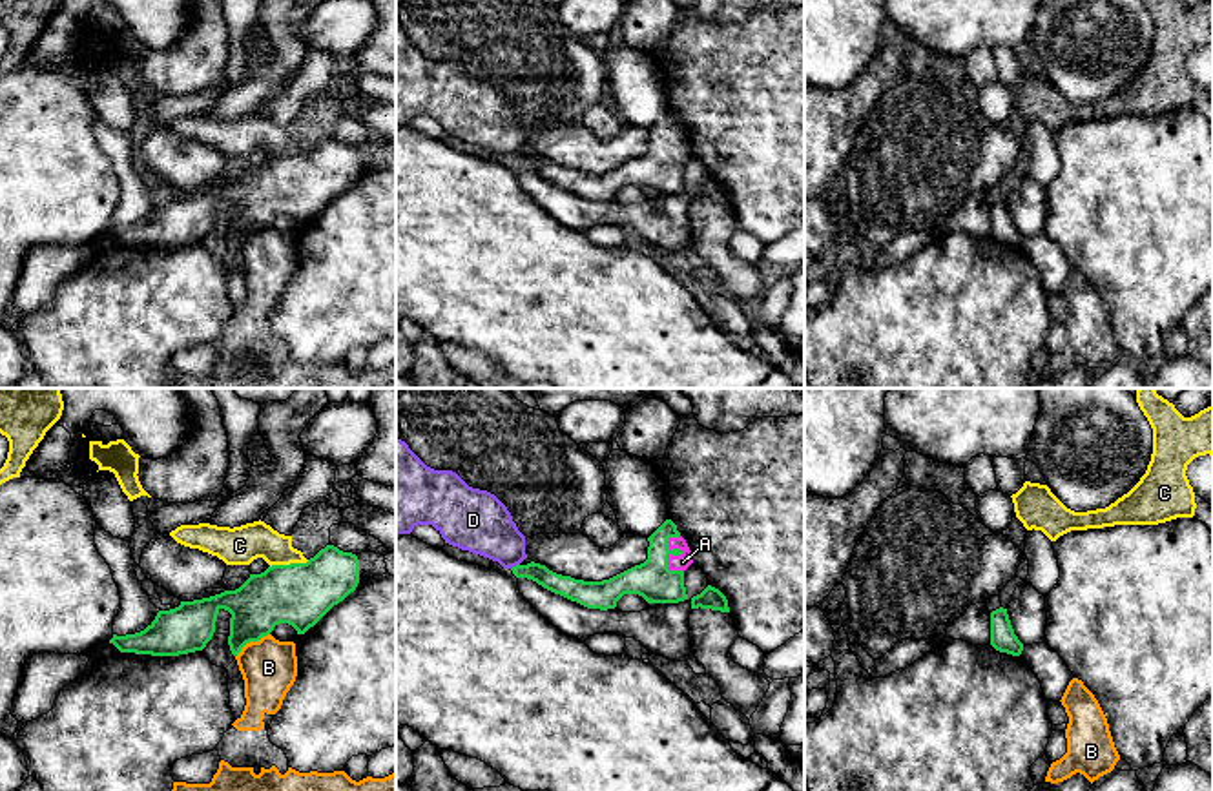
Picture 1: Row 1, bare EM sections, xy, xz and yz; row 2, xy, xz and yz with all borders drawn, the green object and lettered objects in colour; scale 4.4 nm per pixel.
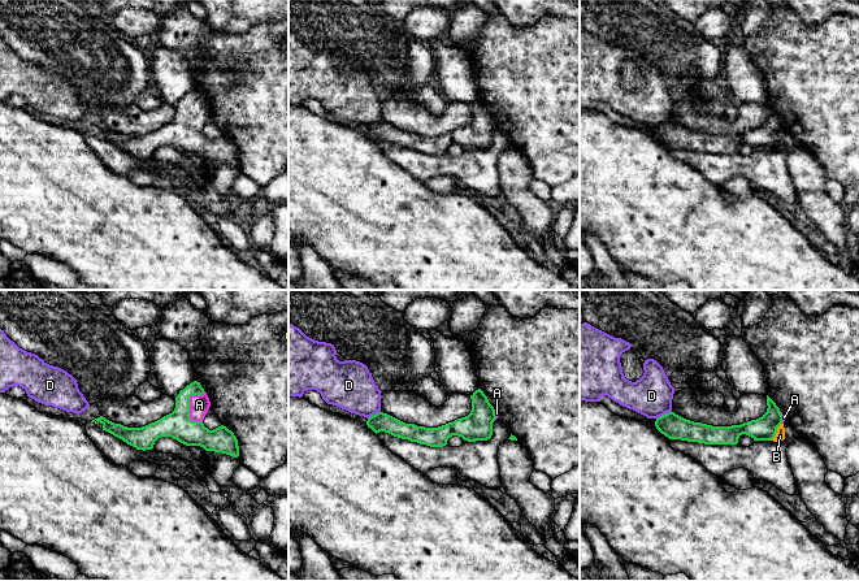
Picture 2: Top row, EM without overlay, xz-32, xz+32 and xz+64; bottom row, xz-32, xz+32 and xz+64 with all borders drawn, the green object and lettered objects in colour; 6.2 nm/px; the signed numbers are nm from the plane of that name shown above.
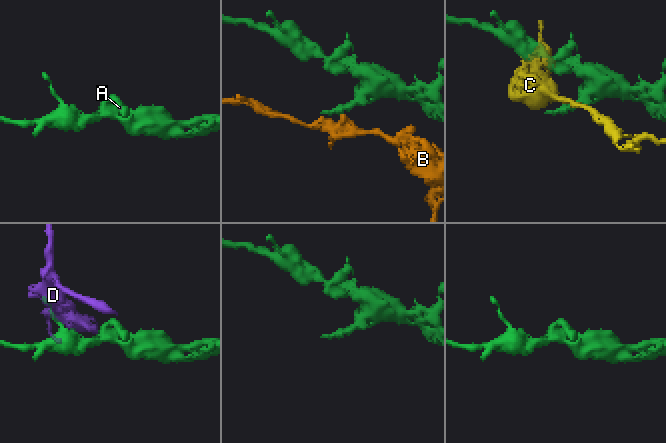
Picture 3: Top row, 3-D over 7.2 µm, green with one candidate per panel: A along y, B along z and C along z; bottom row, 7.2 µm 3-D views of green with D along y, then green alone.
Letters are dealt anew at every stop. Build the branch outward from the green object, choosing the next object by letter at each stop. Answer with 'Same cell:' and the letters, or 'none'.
Same cell: A

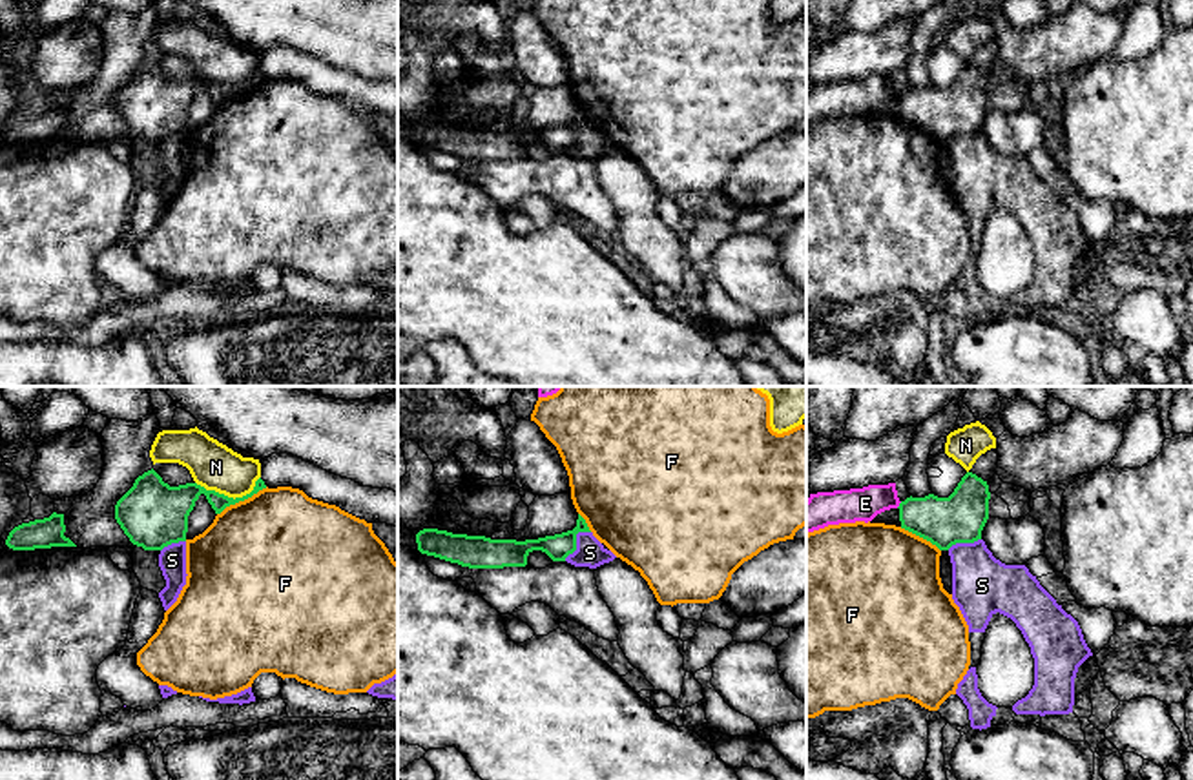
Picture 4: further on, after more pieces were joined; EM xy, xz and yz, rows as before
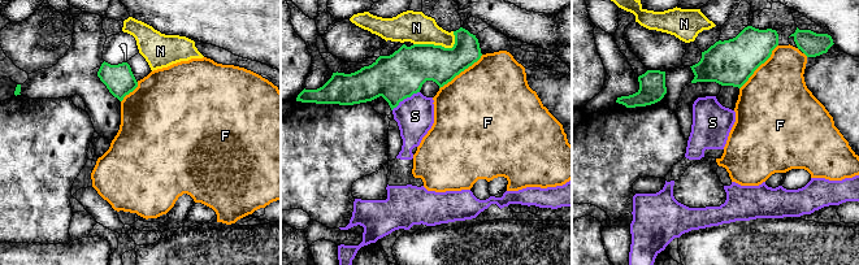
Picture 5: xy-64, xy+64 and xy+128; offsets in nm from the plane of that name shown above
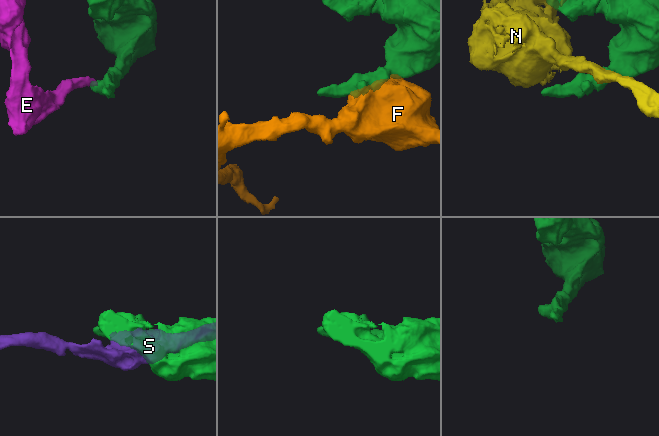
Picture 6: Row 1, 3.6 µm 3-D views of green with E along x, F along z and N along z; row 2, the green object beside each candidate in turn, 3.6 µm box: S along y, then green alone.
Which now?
Same cell: none

